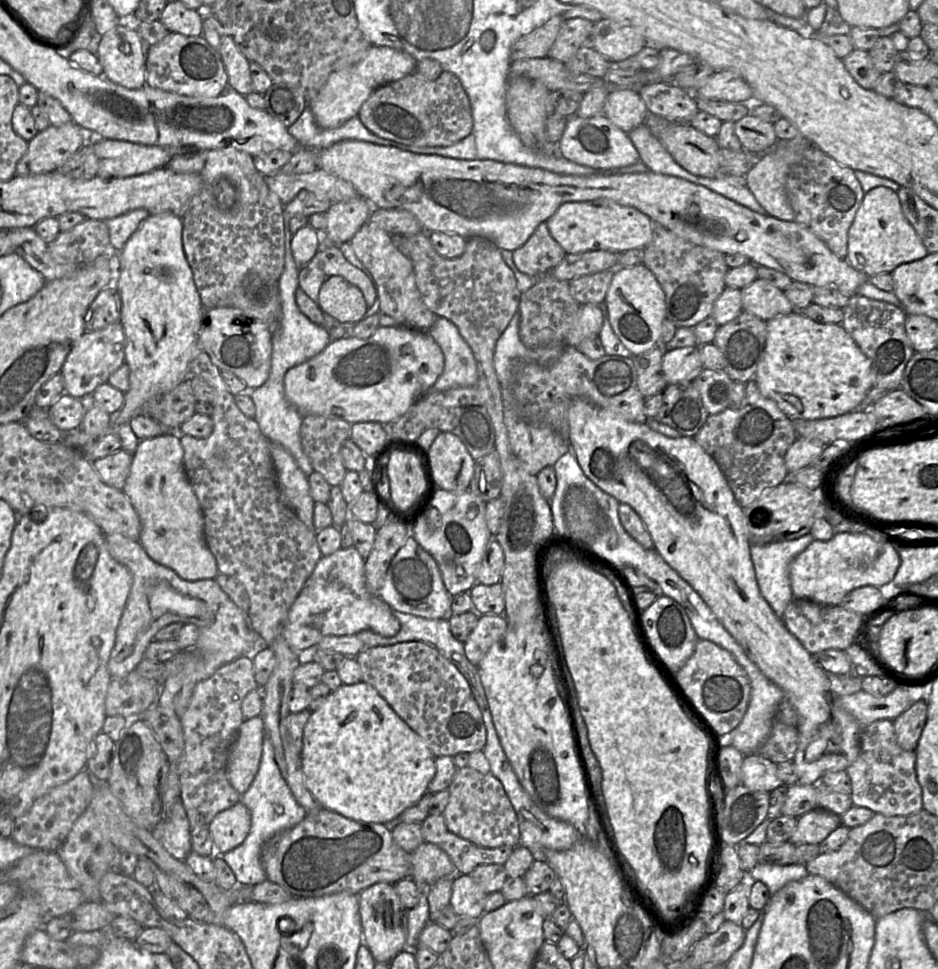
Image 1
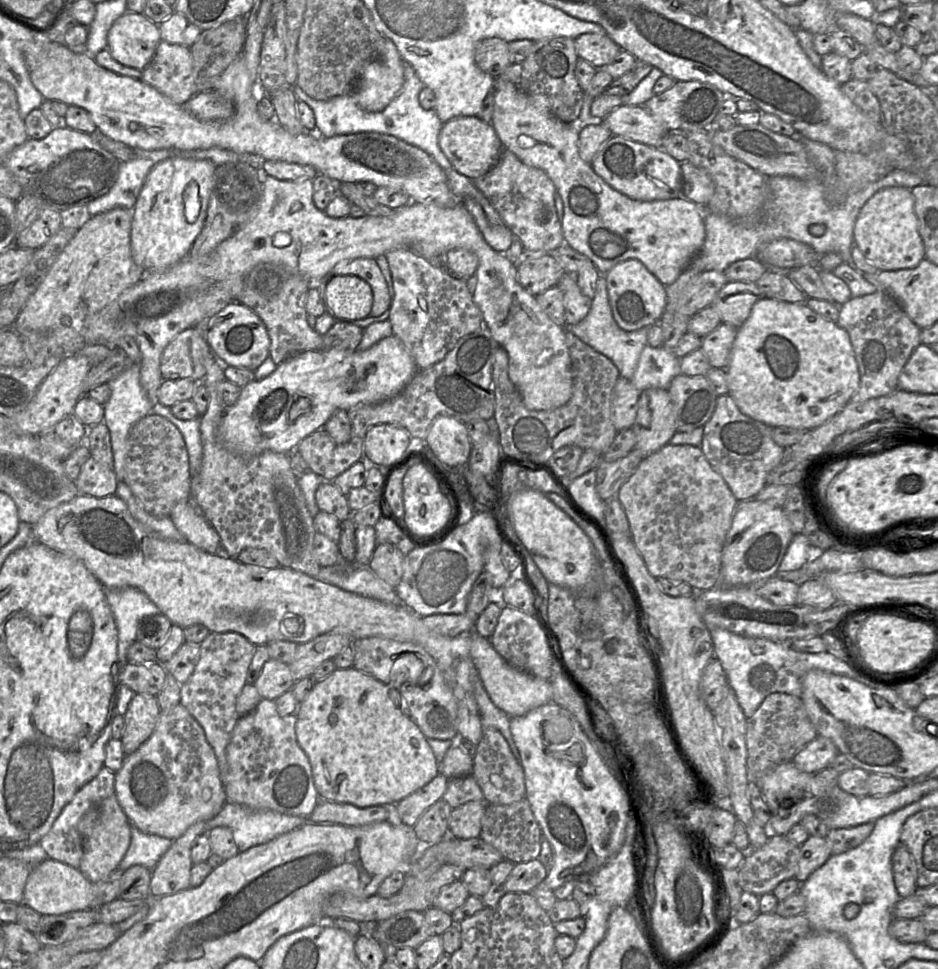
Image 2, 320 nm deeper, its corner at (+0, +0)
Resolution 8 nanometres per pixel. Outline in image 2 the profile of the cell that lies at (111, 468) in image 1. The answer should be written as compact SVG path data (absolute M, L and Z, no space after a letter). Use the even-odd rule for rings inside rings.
M90 456L74 482L80 494L103 498L115 494L118 479L113 469Z

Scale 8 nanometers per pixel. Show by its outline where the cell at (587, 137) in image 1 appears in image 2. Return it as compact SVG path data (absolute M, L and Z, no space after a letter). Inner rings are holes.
M612 135L593 158L591 167L608 185L634 200L666 200L681 196L681 163L660 147Z

